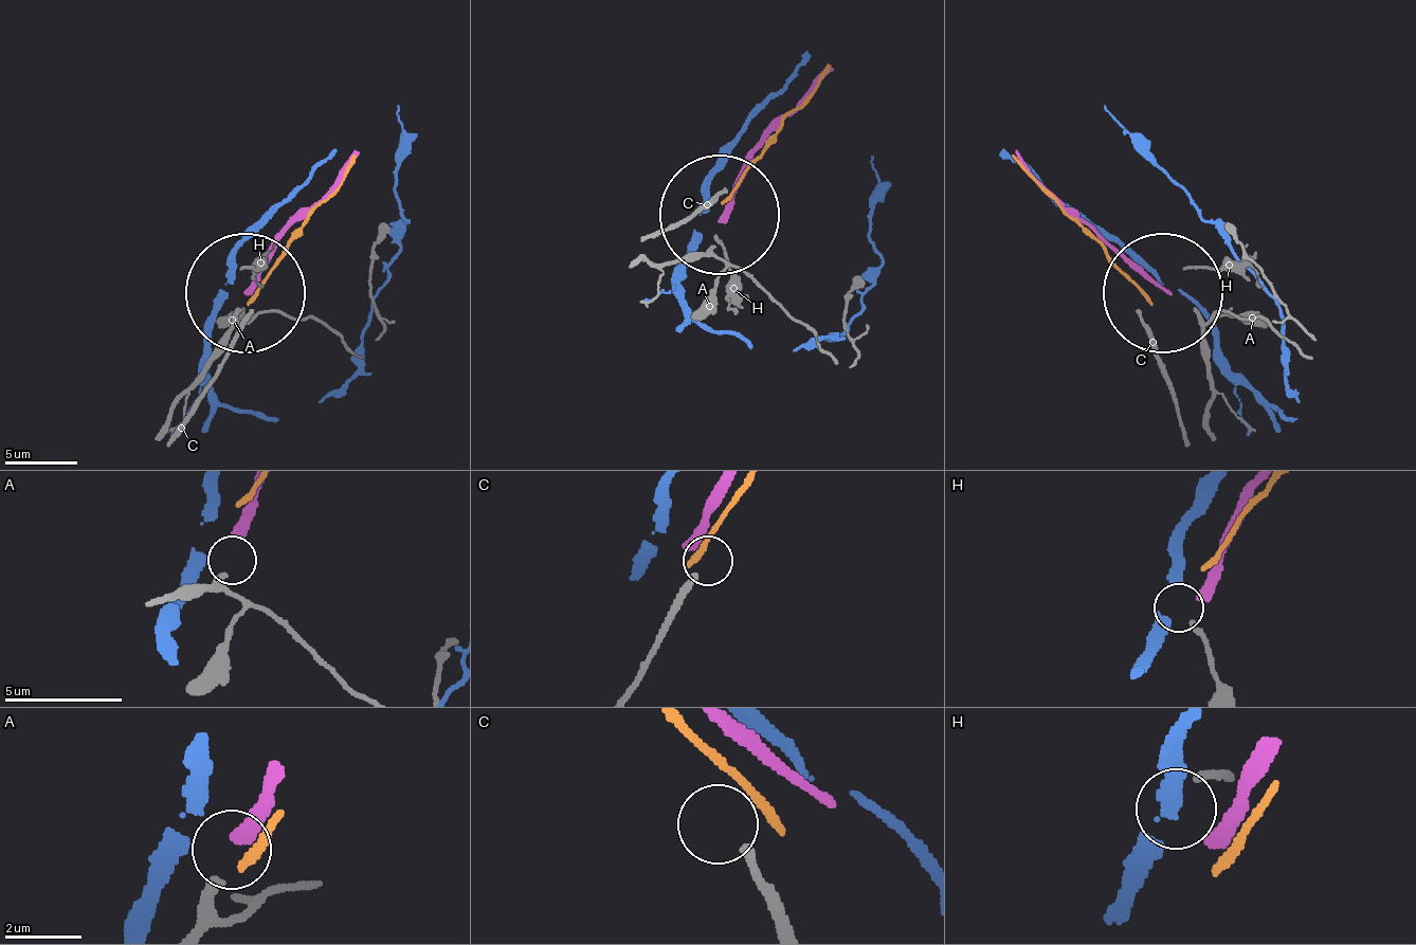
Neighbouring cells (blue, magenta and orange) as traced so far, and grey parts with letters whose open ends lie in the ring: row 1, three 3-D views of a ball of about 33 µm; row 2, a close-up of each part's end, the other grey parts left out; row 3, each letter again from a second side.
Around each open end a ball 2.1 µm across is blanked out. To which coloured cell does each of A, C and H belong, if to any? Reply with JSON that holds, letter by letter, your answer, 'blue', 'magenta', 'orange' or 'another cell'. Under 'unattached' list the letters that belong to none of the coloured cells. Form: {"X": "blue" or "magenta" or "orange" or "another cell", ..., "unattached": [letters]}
{"A": "magenta", "C": "another cell", "H": "blue", "unattached": ["C"]}

